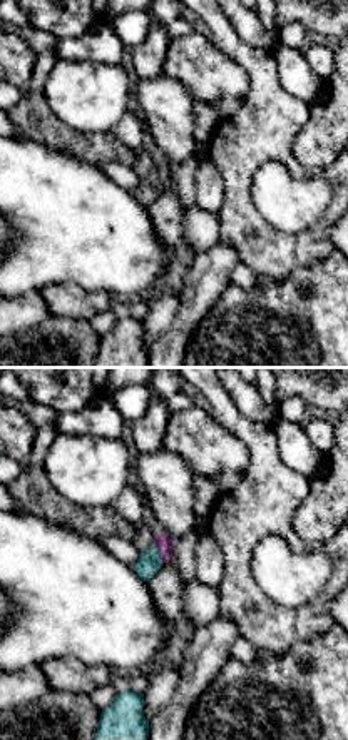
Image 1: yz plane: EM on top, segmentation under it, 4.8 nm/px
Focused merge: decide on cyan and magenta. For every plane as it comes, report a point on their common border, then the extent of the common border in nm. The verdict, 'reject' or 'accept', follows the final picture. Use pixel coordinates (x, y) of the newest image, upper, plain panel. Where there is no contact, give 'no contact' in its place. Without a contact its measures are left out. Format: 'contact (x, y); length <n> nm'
contact (159, 179); length 100 nm

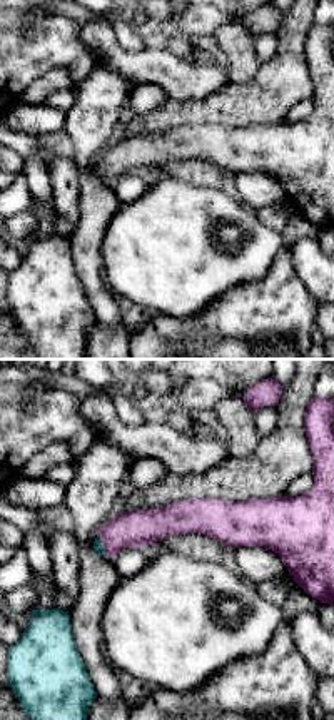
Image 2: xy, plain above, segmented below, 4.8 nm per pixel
contact (102, 172); length 130 nm

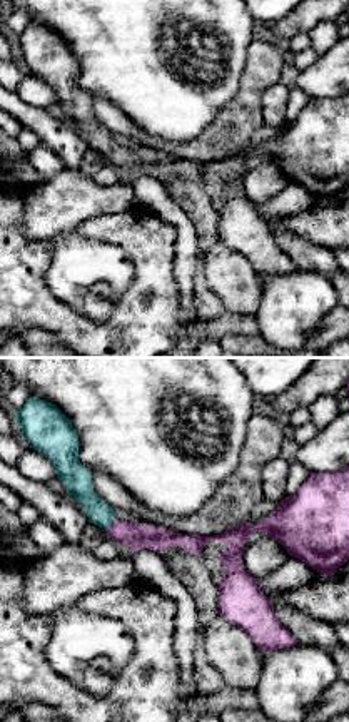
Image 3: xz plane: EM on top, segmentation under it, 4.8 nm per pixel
contact (111, 151); length 70 nm

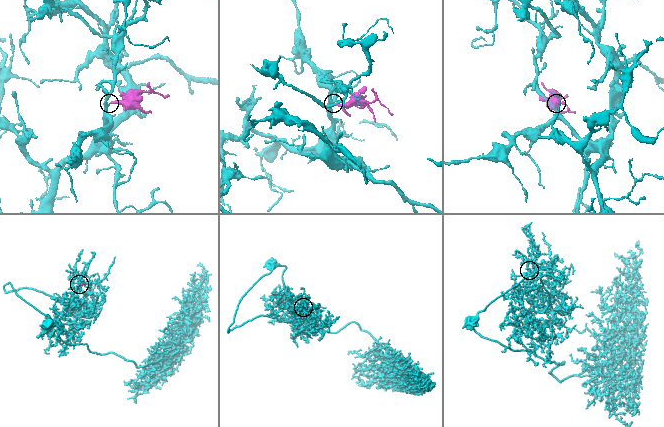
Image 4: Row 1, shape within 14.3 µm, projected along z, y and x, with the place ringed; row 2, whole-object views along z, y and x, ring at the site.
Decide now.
accept

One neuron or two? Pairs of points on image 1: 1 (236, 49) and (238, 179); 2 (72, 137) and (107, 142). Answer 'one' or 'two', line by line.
1: one
2: one

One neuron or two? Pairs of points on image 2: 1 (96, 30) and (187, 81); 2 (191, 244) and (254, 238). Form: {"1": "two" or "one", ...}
{"1": "one", "2": "one"}

